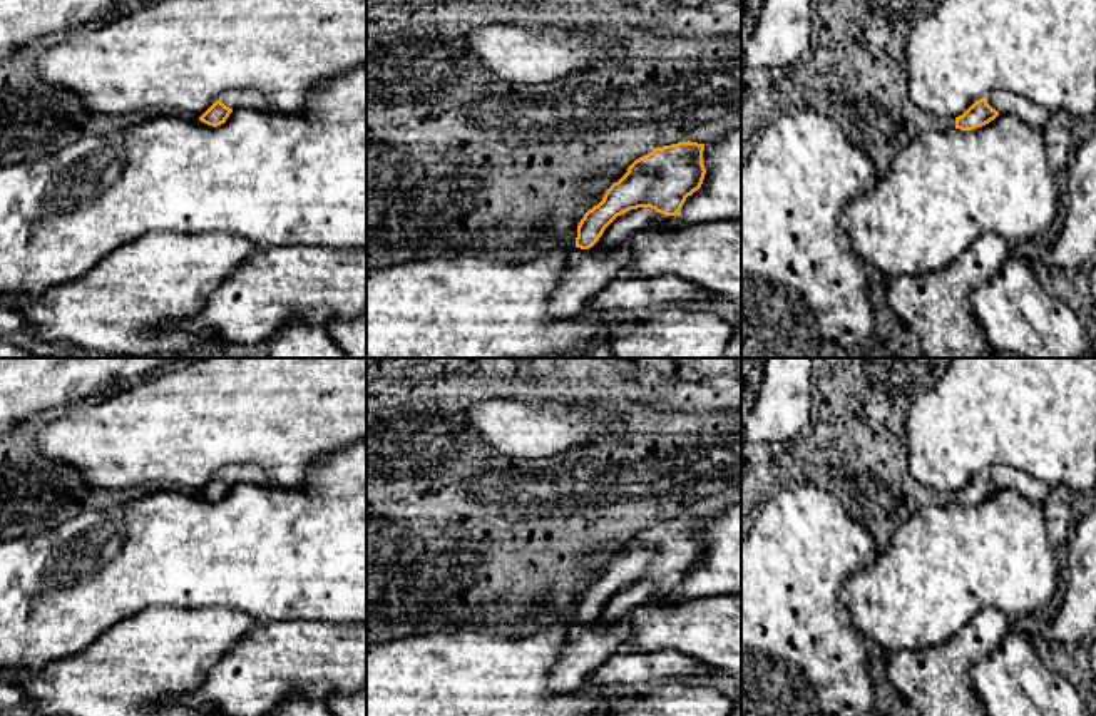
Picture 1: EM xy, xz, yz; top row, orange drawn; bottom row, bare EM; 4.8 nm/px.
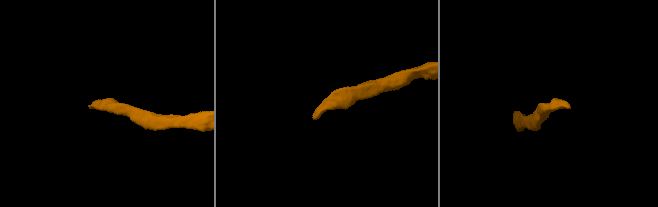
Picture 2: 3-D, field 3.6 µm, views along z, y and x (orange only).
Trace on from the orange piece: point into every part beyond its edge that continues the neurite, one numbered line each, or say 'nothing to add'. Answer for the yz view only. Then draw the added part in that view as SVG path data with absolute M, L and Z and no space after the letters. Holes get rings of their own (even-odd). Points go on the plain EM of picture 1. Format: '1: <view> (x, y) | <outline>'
1: yz (1034, 490) | M997 465L997 467L989 467L984 473L999 488L1016 490L1026 500L1037 505L1042 505L1042 502L1046 500L1049 494L1047 483L1017 468Z

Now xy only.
1: xy (235, 474) | M228 465L224 467L219 475L229 483L269 483L268 475L253 465Z

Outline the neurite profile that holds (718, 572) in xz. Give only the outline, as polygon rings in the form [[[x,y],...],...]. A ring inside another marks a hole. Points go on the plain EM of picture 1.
[[[741,502],[706,517],[703,559],[686,572],[676,591],[661,596],[663,604],[741,592]]]

